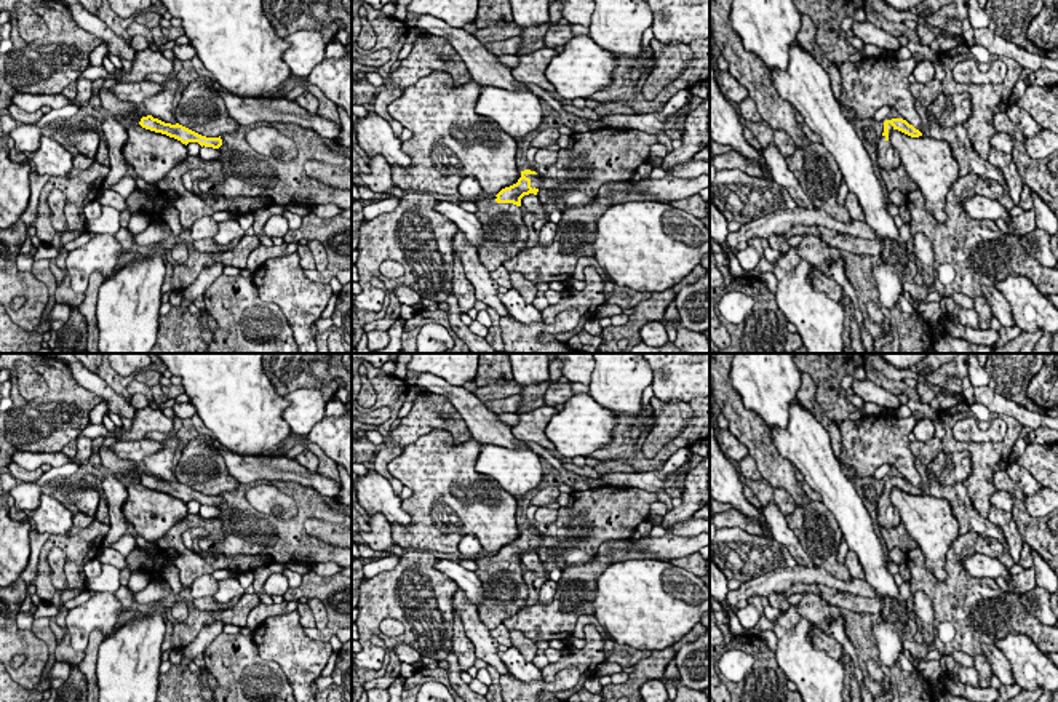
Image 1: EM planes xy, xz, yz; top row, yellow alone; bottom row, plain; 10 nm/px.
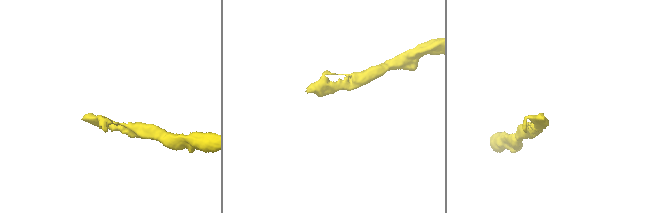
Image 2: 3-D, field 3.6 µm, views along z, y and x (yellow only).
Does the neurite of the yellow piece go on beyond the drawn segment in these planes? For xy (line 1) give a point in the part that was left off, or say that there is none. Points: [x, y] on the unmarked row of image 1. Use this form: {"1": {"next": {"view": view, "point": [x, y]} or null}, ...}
{"1": {"next": {"view": "xy", "point": [115, 466]}}}

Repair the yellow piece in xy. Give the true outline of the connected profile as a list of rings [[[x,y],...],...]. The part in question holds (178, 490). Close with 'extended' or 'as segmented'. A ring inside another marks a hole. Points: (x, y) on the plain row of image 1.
[[[102,446],[102,449],[101,449],[101,464],[109,470],[109,473],[117,475],[117,477],[126,475],[126,473],[137,473],[141,477],[139,483],[142,486],[174,496],[185,504],[189,501],[198,501],[201,505],[205,504],[205,505],[213,505],[213,507],[219,507],[222,504],[221,494],[219,496],[206,496],[206,494],[201,494],[201,493],[179,483],[179,481],[176,481],[176,483],[165,481],[165,480],[149,473],[142,467],[142,464],[136,464],[136,462],[117,457],[110,451],[110,448],[105,448],[105,446]]] | extended

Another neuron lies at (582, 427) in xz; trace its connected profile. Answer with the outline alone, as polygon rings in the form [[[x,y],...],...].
[[[579,393],[550,419],[545,435],[563,457],[587,457],[612,441],[612,430],[620,422],[620,416],[603,408],[591,395]]]

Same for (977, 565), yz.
[[[975,553],[964,558],[962,566],[973,577],[991,577],[991,579],[1002,577],[1005,580],[1010,580],[1013,576],[997,558],[986,556],[981,553]]]

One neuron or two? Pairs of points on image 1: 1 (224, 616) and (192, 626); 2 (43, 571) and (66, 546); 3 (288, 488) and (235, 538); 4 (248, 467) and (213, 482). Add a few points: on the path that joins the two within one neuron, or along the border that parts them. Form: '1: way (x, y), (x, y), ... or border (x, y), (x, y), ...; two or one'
1: way (216, 616), (200, 619); one
2: way (43, 562), (43, 552), (51, 544), (56, 544); one
3: way (301, 510), (301, 517), (285, 533), (259, 533); one
4: border (219, 446), (227, 472), (238, 483); two

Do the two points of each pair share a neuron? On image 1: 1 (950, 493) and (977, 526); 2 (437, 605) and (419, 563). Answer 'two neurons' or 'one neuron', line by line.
1: one neuron
2: one neuron

